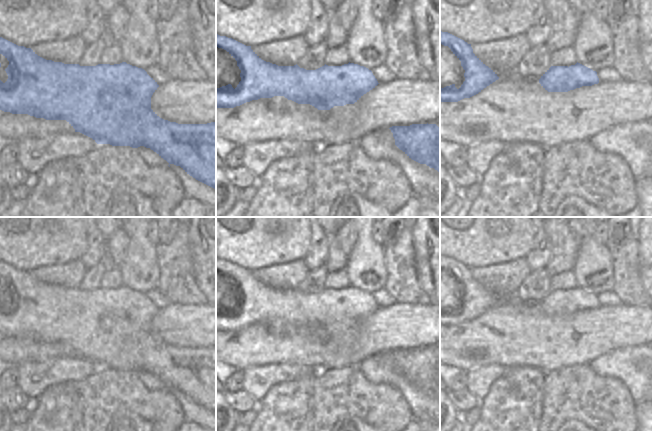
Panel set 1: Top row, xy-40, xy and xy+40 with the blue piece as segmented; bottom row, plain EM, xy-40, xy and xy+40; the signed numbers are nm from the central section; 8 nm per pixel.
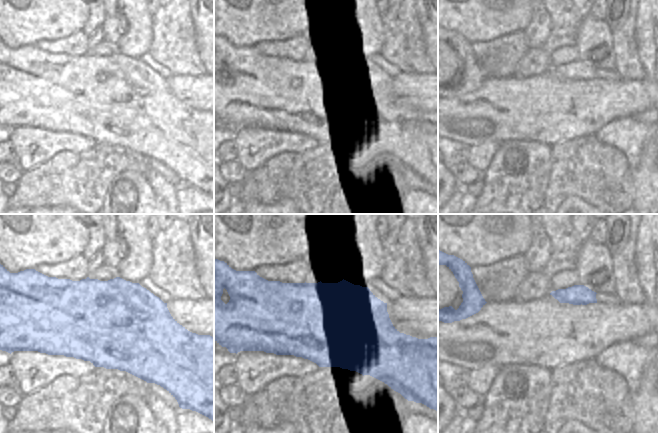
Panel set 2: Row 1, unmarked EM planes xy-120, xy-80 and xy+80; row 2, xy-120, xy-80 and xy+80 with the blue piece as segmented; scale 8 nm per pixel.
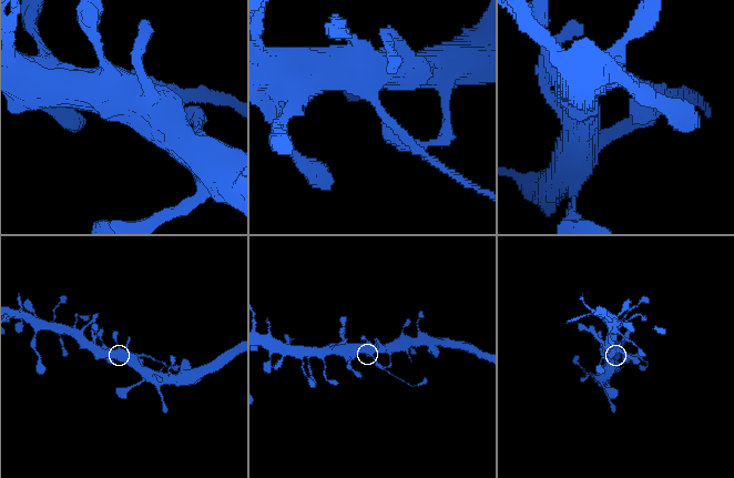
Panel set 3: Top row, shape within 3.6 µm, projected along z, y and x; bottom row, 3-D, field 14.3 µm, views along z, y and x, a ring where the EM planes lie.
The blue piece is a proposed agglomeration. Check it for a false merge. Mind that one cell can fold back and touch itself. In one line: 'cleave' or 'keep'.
cleave

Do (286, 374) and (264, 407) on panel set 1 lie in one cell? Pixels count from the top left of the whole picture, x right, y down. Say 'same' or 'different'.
different

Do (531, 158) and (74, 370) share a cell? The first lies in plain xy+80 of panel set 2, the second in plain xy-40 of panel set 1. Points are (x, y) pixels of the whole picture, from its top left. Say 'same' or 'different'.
different

